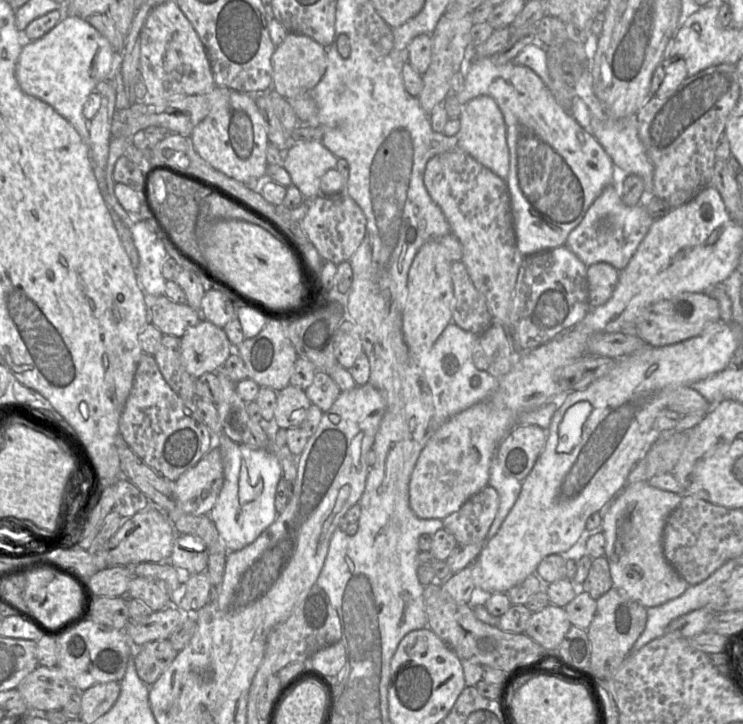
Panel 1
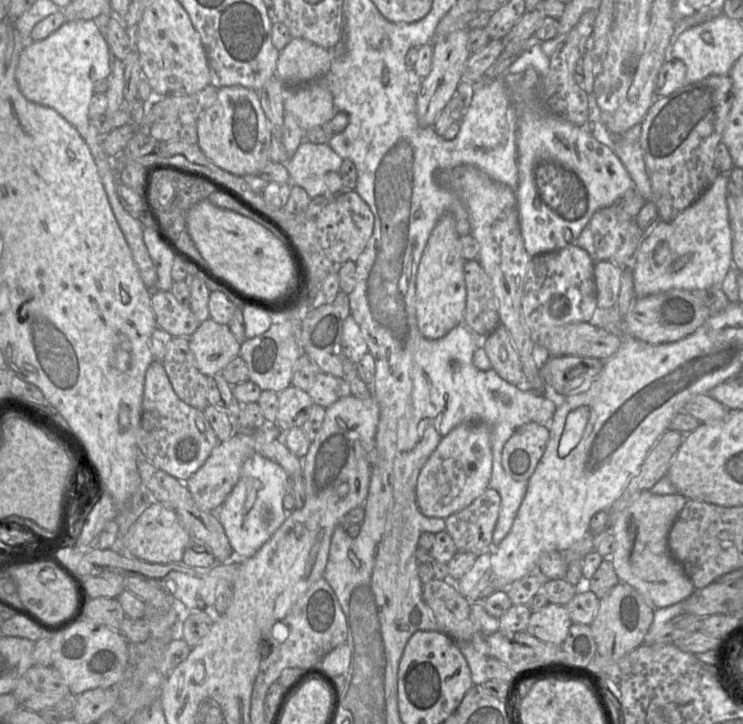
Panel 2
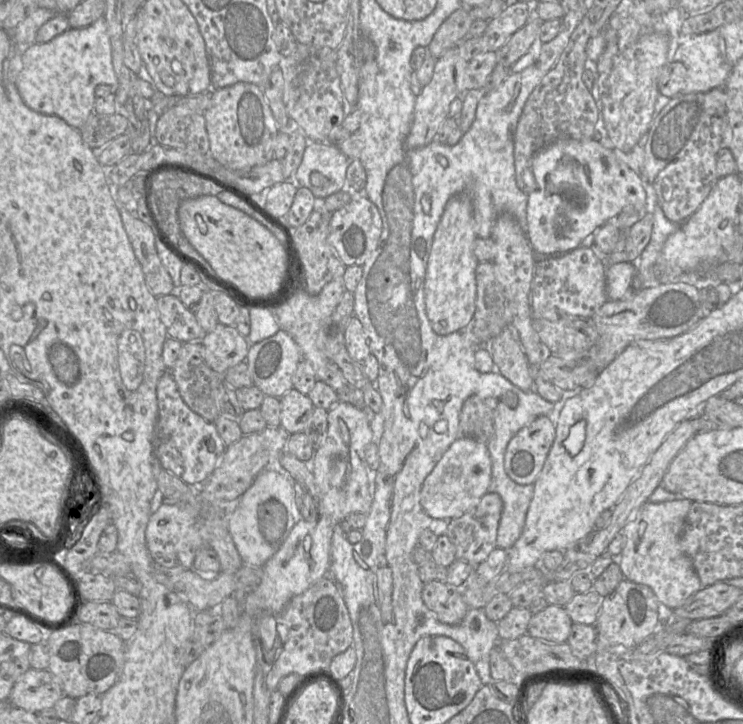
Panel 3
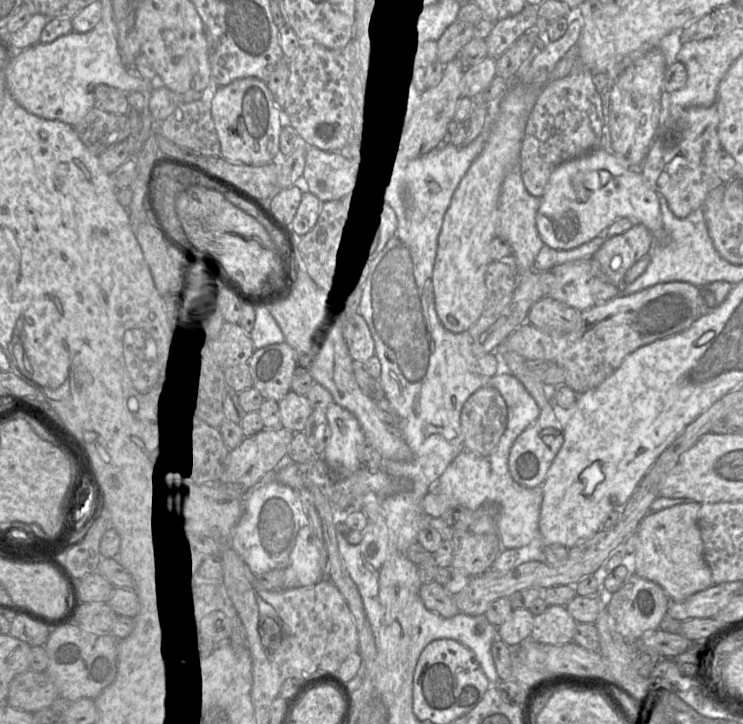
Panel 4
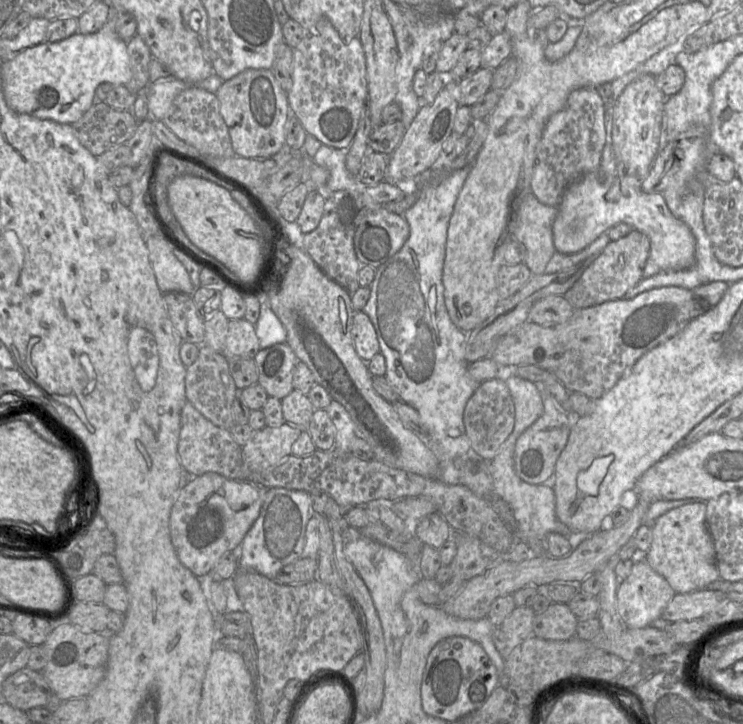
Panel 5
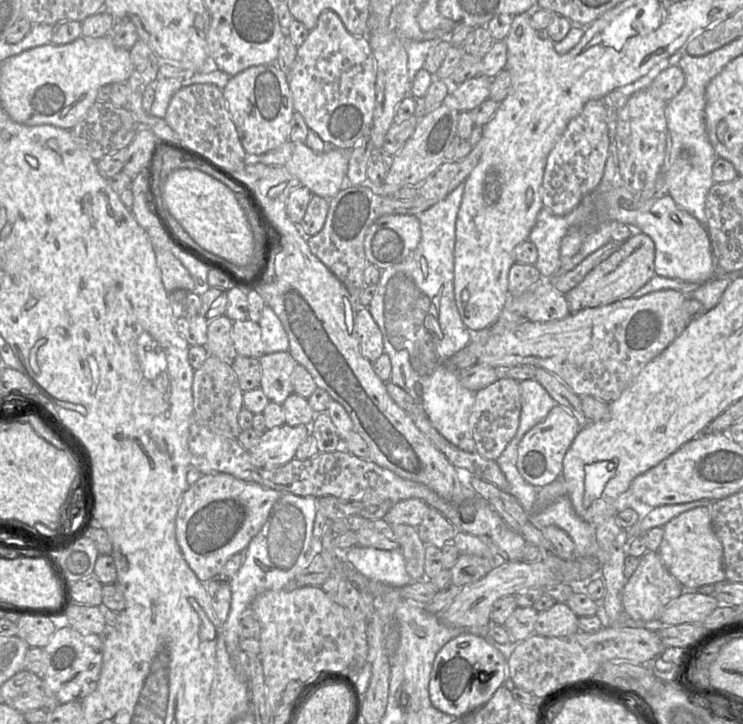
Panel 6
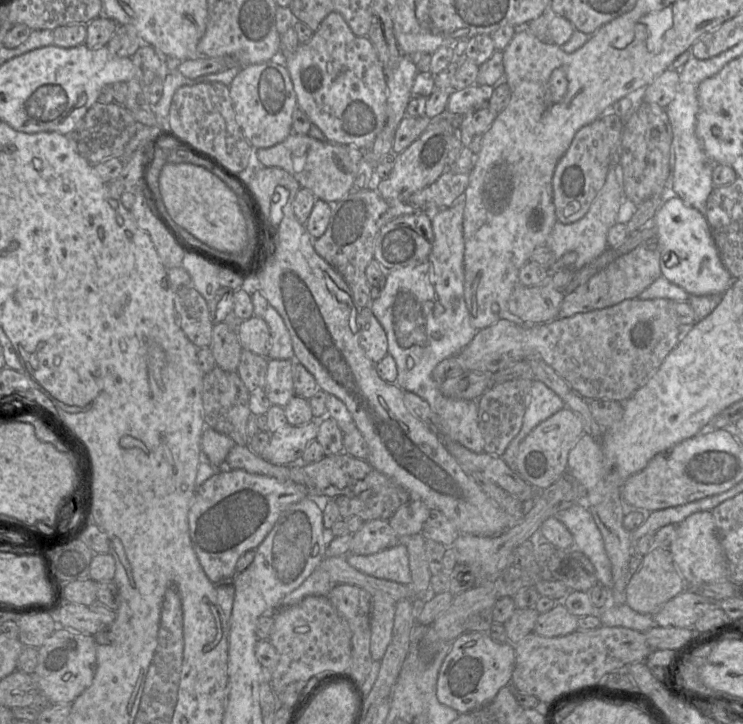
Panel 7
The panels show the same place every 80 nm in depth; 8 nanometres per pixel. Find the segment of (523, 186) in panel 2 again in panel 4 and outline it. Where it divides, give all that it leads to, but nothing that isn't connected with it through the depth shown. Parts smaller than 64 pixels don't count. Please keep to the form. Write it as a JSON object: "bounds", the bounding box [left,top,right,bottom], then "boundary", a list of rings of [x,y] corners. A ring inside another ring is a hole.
{"bounds":[536,147,667,250],"boundary":[[[598,147],[578,158],[557,166],[551,173],[536,213],[536,227],[545,246],[556,250],[570,250],[587,243],[607,232],[608,227],[619,218],[628,218],[634,224],[645,225],[652,234],[654,243],[667,239],[659,205],[659,195],[644,179],[639,168],[622,166],[611,150]]]}

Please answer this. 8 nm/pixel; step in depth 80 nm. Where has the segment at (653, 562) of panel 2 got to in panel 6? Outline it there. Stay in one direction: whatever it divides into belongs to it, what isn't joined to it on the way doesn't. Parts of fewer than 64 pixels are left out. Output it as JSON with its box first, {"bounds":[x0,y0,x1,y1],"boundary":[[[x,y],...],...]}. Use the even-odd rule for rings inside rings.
{"bounds":[657,507,726,590],"boundary":[[[697,507],[681,513],[666,523],[663,531],[657,552],[663,565],[684,590],[696,590],[704,585],[726,581],[723,546],[714,532],[710,507]]]}

